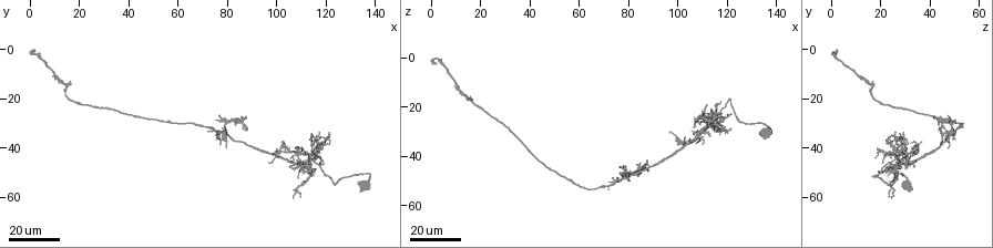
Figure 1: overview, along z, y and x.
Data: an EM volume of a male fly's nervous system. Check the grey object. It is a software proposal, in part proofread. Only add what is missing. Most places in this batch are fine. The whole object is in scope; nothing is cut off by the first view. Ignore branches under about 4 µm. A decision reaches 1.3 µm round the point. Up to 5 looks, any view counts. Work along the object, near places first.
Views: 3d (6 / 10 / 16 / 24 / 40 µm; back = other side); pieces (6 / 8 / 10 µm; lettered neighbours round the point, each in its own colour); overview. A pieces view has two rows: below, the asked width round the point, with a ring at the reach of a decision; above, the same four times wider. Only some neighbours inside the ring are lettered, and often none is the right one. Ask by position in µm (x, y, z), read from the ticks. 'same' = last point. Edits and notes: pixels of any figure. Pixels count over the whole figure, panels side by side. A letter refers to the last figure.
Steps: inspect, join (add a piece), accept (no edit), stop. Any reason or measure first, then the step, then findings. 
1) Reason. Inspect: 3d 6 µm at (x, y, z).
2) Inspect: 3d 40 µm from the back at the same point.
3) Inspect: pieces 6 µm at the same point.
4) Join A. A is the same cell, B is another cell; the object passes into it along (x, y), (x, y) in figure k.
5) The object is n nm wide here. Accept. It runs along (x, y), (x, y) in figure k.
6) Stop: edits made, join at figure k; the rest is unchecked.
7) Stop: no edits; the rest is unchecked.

Thin end. Inspect: 3d 24 µm at (80, 41, 48).

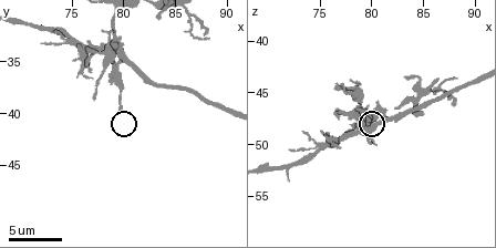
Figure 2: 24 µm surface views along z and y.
Inspect: pieces 10 µm at (79.6, 39.8, 47.6).

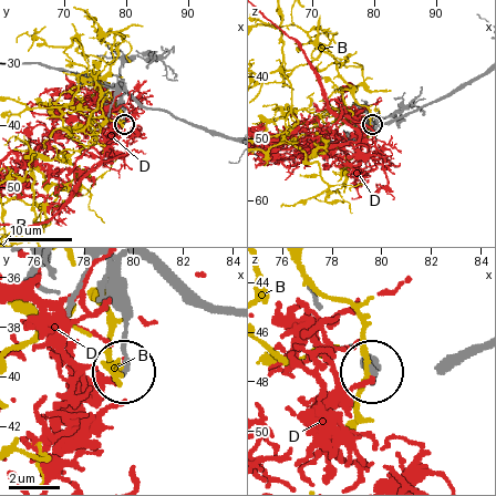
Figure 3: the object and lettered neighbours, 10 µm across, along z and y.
The object is 160 nm wide here. Accept. B and D are other cells; no lettered piece goes on from it.

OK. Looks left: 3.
Free end. Inspect: pieces 10 µm at (73.6, 32.0, 48.8).

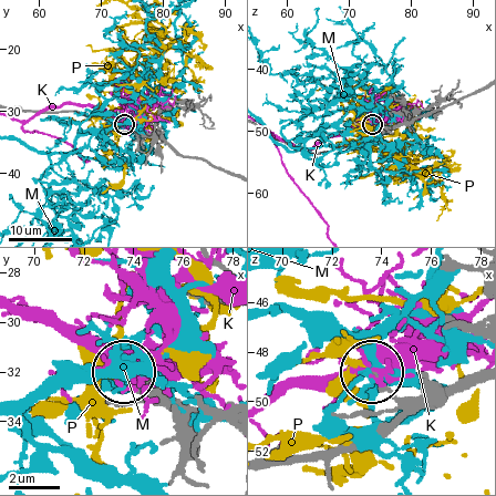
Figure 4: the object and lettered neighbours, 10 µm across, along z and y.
The object is 150 nm wide here. Accept. K, M and P are other cells; none of them fits.

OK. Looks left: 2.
Branch stops here. Inspect: 3d 10 µm at (87.8, 32.2, 45.8).

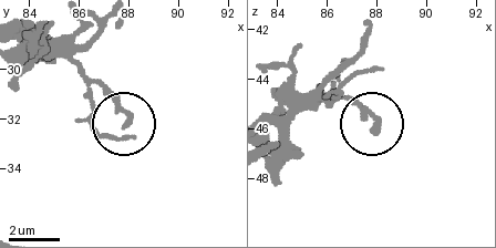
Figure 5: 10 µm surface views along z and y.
Inspect: pieces 10 µm at (87.9, 32.2, 46.1).

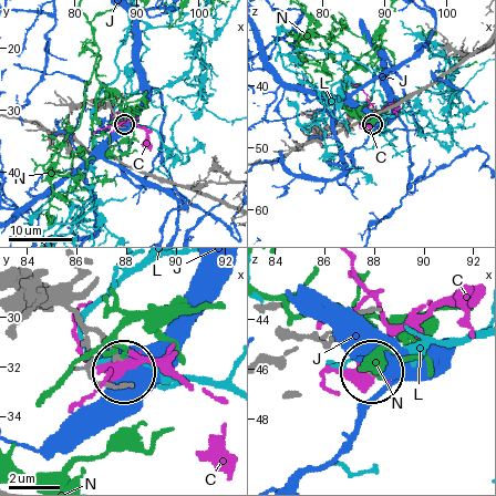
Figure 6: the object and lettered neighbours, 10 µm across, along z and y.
The object is 240 nm wide here. Accept. C, J, L and N are other cells; none of them fits.

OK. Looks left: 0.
Stop: no edits; the rest is unchecked.

